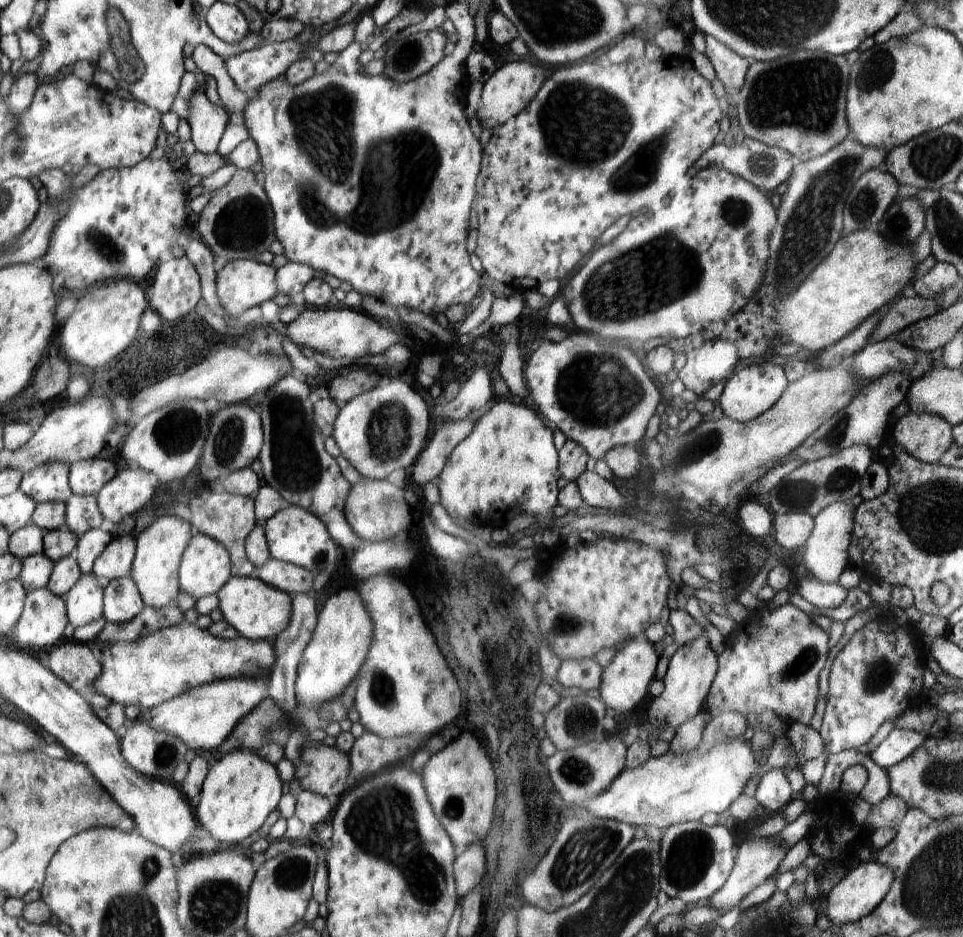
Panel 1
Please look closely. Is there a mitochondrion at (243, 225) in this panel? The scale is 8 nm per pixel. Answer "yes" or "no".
yes

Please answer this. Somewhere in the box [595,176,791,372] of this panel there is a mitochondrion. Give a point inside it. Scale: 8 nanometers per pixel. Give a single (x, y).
(736, 211)

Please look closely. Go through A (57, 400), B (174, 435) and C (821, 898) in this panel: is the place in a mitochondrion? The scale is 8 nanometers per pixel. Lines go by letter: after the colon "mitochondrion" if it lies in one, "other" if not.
A: other
B: mitochondrion
C: other

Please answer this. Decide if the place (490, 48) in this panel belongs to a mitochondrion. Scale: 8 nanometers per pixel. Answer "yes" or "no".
no

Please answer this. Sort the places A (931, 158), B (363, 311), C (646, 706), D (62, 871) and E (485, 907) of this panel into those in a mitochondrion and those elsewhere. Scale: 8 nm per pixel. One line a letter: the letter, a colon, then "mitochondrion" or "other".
A: mitochondrion
B: other
C: other
D: other
E: other

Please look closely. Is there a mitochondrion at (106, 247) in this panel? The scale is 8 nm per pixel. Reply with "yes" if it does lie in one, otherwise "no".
yes

